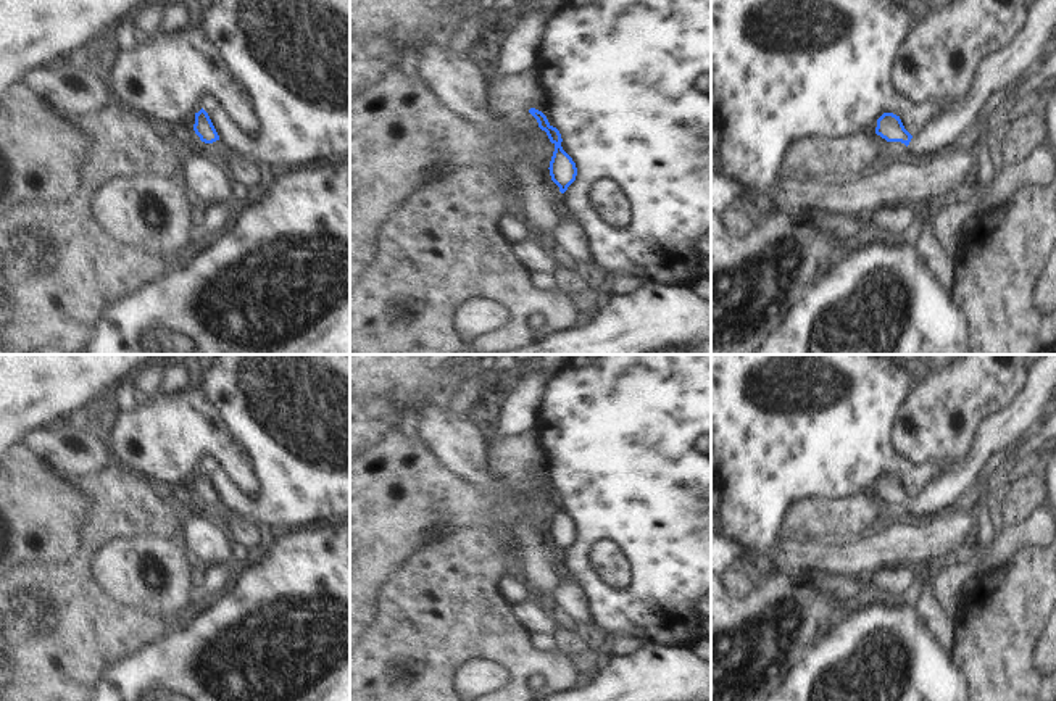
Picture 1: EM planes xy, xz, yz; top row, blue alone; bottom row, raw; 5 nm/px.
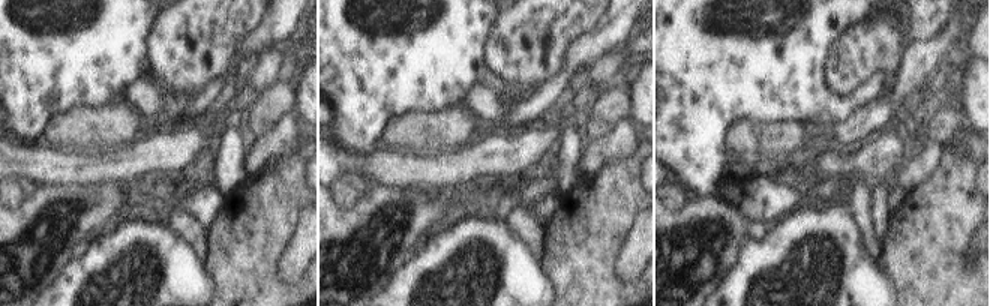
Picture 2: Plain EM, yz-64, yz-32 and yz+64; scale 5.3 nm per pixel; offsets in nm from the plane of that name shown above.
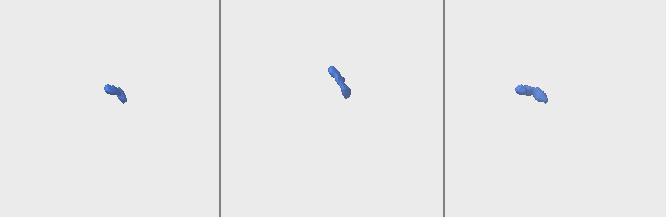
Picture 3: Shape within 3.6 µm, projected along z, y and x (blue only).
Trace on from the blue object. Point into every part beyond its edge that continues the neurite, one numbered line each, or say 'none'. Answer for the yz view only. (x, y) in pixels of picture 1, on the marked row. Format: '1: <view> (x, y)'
1: yz (1001, 68).

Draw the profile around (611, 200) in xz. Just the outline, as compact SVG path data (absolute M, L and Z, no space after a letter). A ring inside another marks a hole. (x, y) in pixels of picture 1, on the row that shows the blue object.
M605 179L593 189L593 203L600 214L619 230L634 222L634 203L619 182Z

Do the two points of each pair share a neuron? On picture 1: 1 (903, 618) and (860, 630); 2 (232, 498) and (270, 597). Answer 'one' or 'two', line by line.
1: one
2: two

